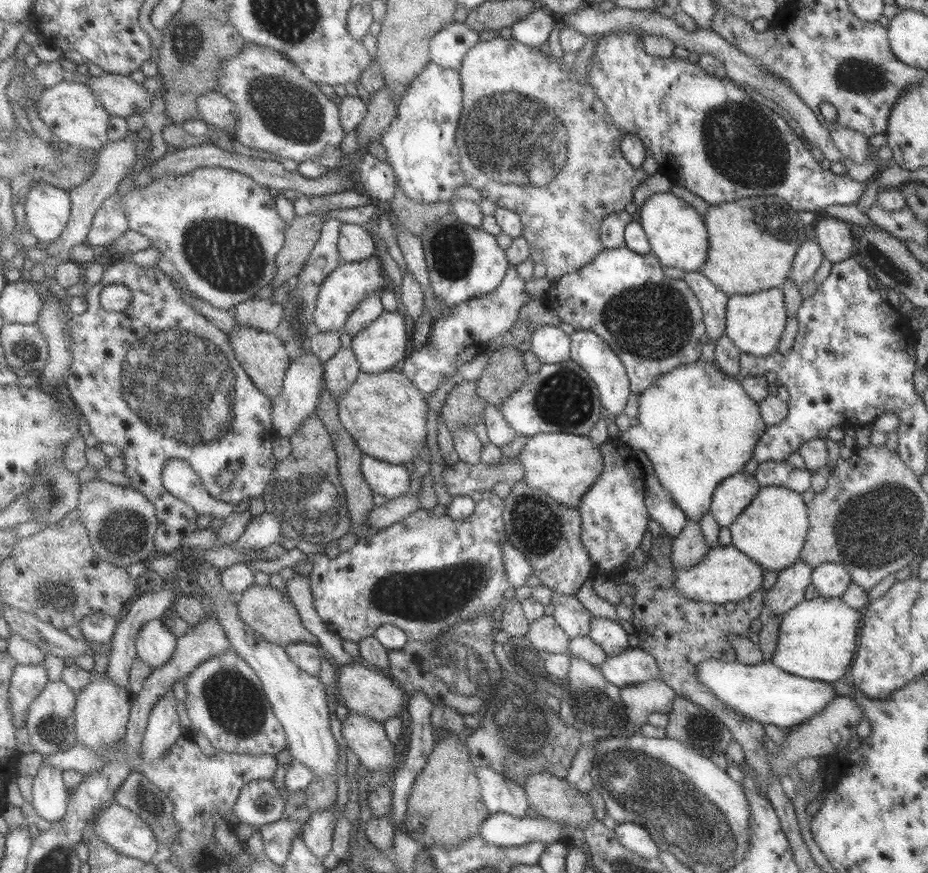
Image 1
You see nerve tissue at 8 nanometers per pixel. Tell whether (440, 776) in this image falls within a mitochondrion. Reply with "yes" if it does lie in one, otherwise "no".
no

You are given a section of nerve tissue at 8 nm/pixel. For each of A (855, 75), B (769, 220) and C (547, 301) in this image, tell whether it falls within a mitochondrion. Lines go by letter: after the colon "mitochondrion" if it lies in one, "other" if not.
A: mitochondrion
B: mitochondrion
C: other

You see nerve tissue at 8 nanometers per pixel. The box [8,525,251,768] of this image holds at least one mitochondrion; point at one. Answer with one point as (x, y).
(53, 591)

